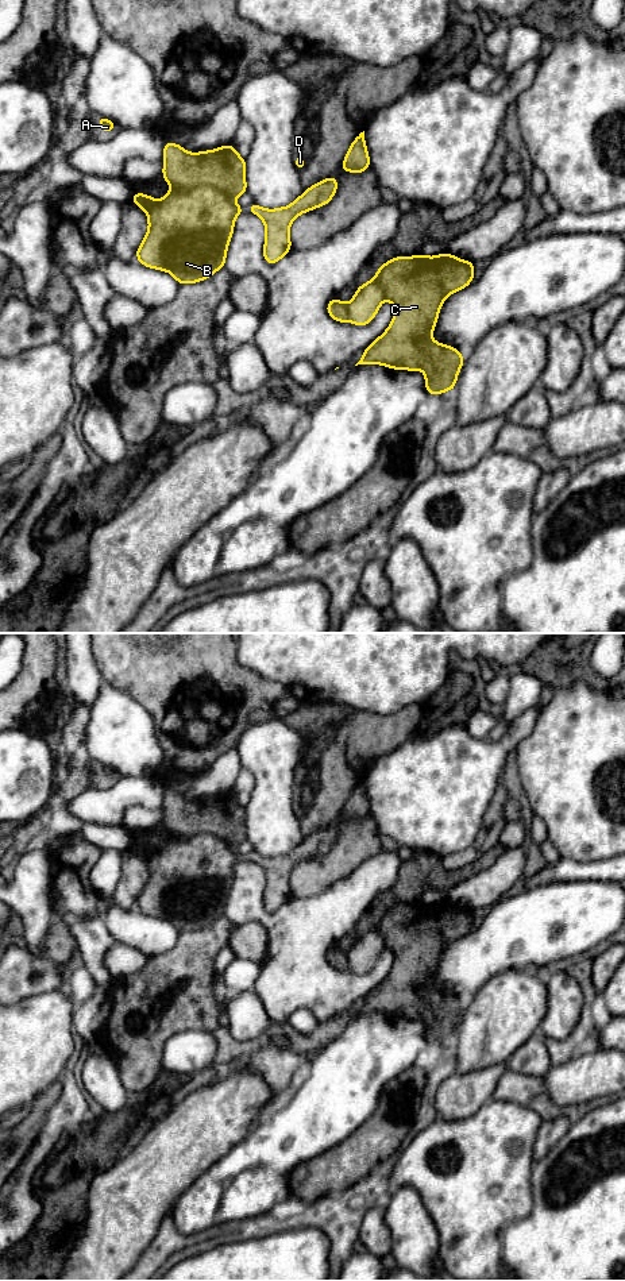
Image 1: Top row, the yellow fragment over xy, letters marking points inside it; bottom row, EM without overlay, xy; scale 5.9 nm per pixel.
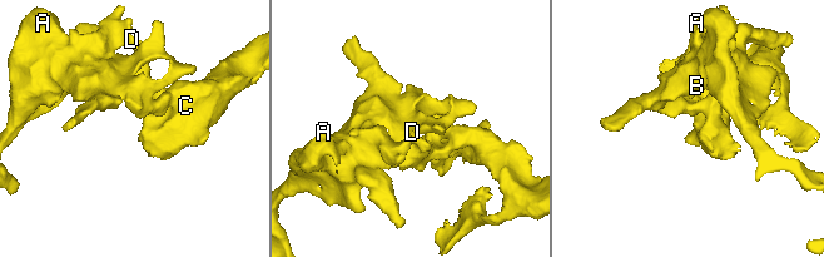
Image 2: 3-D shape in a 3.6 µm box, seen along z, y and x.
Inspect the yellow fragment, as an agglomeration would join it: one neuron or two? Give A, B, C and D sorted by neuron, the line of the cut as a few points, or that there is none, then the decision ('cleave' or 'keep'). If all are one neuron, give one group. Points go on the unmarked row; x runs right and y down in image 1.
groups A B / C D; cut xy (172, 833), (178, 836), (212, 833), (231, 847); cleave

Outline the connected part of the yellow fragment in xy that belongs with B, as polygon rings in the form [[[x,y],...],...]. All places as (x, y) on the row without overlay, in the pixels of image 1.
[[[209,833],[190,837],[171,834],[161,848],[135,841],[131,849],[147,861],[148,868],[148,879],[136,898],[136,907],[142,912],[170,921],[180,933],[207,927],[225,914],[235,867],[243,856],[224,840]]]

